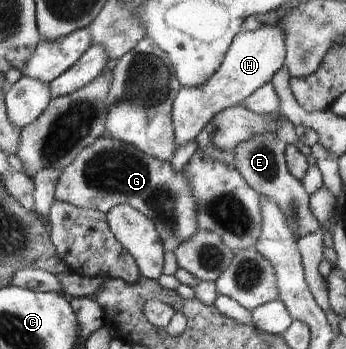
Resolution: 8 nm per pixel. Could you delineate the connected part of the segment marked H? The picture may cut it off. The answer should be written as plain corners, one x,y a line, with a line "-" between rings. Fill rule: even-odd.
266,25
255,31
243,30
235,36
223,63
204,84
197,87
181,86
172,105
174,144
177,149
195,141
199,133
220,112
239,105
261,89
284,66
286,45
282,27

